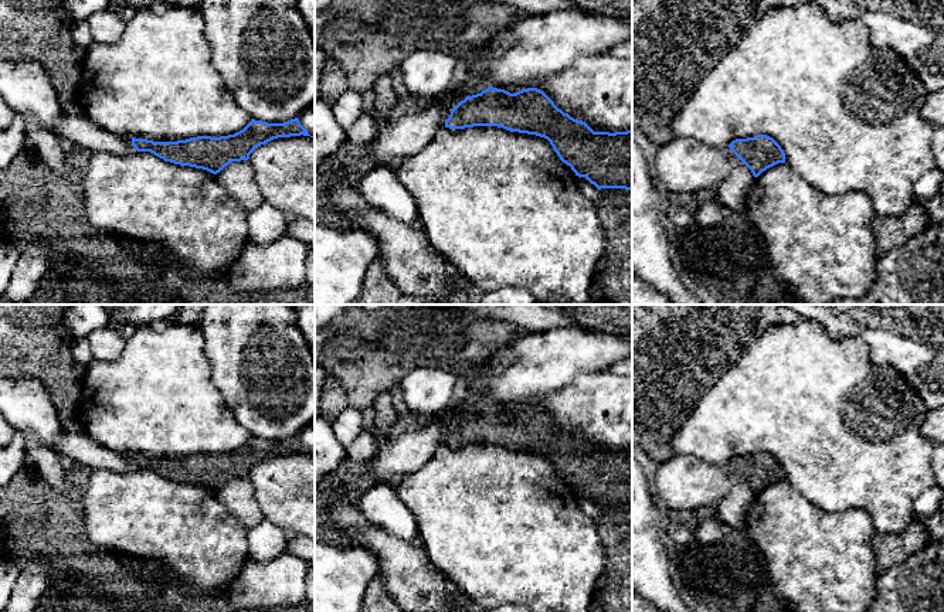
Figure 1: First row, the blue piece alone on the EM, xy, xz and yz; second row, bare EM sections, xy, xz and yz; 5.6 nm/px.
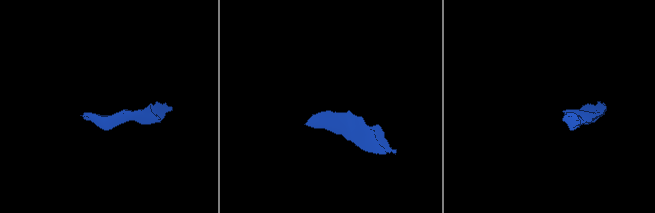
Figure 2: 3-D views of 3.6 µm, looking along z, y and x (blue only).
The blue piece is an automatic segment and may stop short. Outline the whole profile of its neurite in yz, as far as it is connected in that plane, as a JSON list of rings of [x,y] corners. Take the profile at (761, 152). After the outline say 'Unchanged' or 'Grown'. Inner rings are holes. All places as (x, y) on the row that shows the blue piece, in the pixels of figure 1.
[[[767,135],[736,139],[729,147],[751,170],[754,177],[778,163],[785,163],[784,150]]]. Unchanged

